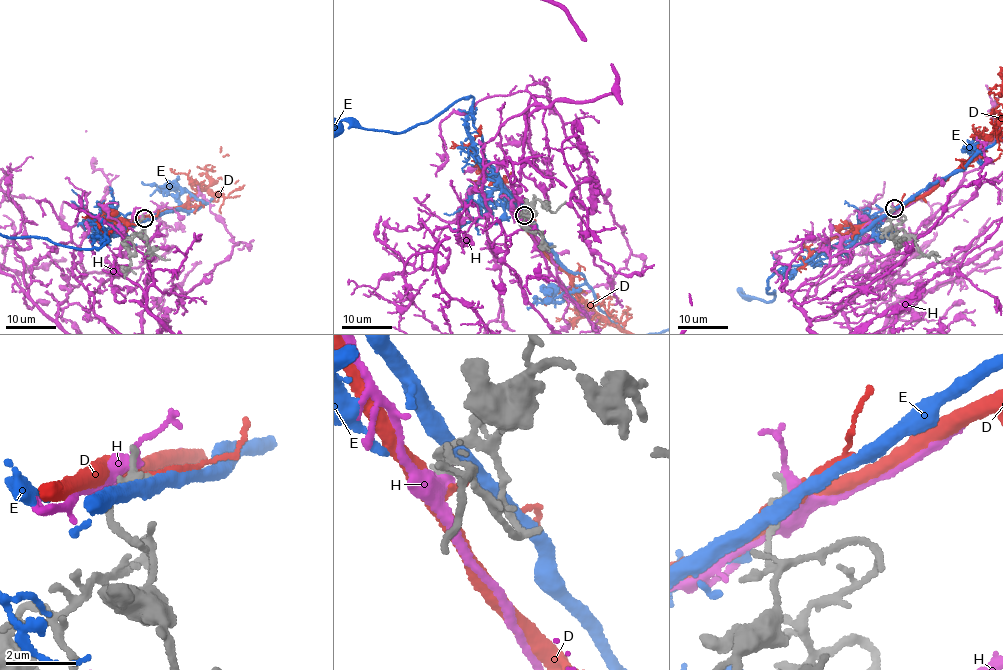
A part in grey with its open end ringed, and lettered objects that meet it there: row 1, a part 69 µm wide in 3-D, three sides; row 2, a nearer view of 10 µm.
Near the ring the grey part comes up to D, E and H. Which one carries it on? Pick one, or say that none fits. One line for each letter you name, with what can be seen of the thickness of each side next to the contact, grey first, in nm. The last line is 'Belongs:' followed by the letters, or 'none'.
Belongs: none

